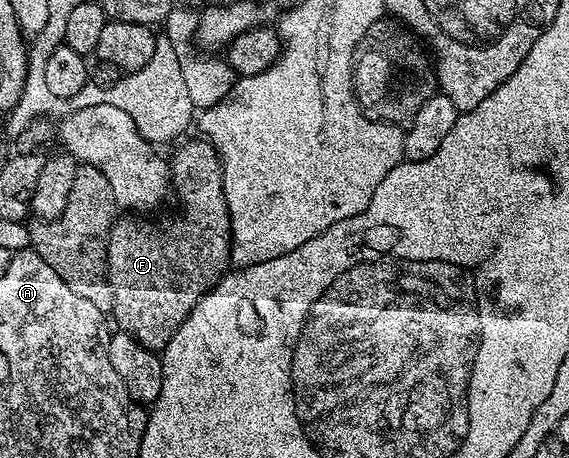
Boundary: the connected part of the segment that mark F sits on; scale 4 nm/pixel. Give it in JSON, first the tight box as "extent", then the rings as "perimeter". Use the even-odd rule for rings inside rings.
{"extent":[106,141,231,351],"perimeter":[[[187,141],[175,154],[170,154],[171,183],[174,196],[179,196],[183,217],[172,225],[153,225],[149,219],[123,215],[115,221],[107,239],[106,278],[111,284],[113,317],[120,330],[128,333],[146,349],[161,351],[169,339],[185,323],[197,303],[228,272],[231,265],[231,220],[223,190],[223,167],[210,141]]]}

